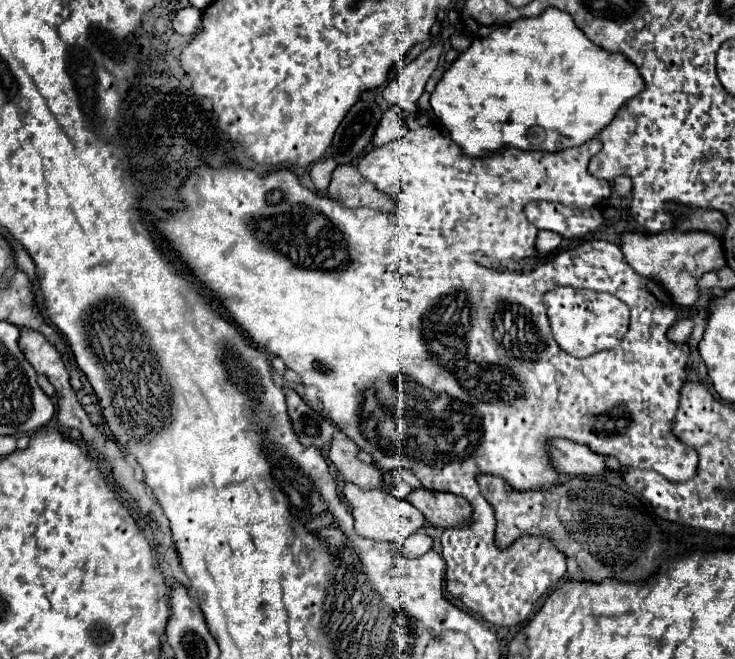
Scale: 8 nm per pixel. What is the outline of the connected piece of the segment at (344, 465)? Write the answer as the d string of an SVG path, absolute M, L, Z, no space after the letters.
M334 439L330 443L330 461L336 465L344 481L360 485L362 489L376 489L384 487L382 473L376 469L376 465L362 463L358 455L358 445L352 439Z

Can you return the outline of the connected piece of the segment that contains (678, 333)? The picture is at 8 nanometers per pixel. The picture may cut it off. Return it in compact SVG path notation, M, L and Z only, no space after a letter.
M678 319L670 329L668 329L668 339L676 343L686 343L692 333L692 321L690 319Z

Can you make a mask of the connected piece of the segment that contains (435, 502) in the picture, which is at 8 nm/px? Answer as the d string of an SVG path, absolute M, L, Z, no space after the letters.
M418 487L408 495L408 501L418 507L428 523L436 527L456 527L468 523L472 507L464 497L452 493L438 493L426 487Z

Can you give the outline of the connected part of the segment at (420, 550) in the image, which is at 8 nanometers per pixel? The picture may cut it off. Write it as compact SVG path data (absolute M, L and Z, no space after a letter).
M414 533L404 541L402 555L408 559L414 559L414 557L424 555L430 549L432 549L432 537L428 537L426 533Z

